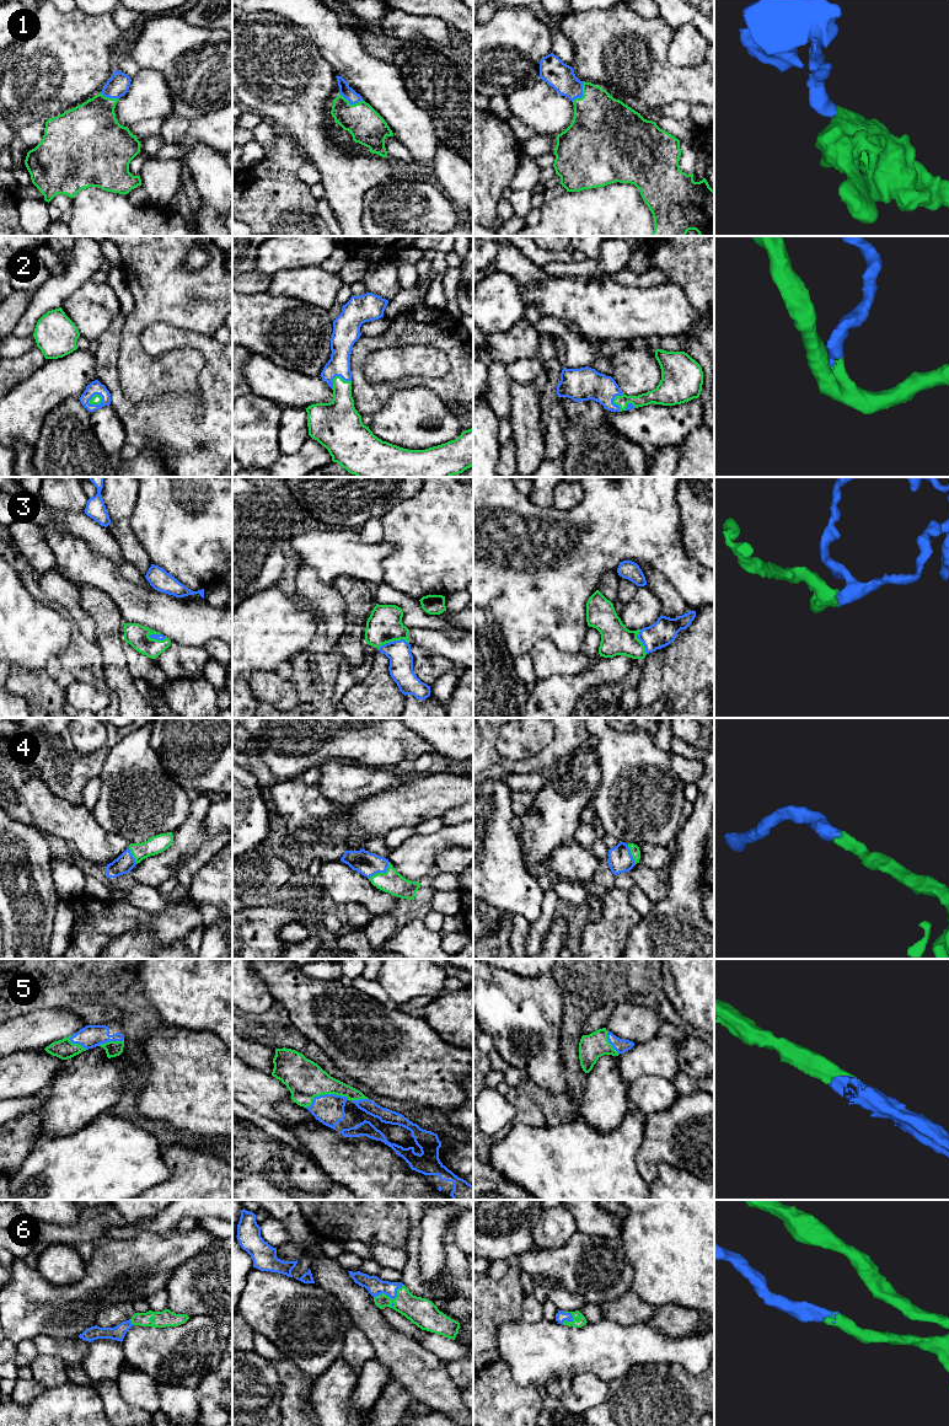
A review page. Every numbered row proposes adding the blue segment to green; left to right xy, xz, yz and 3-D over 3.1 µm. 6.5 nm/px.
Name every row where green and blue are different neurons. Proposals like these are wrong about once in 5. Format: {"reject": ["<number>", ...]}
{"reject": []}

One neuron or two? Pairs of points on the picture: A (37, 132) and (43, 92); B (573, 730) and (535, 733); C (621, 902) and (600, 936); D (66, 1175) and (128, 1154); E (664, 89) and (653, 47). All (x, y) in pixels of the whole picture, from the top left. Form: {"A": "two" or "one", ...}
{"A": "two", "B": "two", "C": "one", "D": "one", "E": "one"}

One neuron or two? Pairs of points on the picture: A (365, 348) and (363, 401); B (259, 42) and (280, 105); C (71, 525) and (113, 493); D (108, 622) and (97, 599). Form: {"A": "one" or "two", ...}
{"A": "one", "B": "one", "C": "two", "D": "one"}

